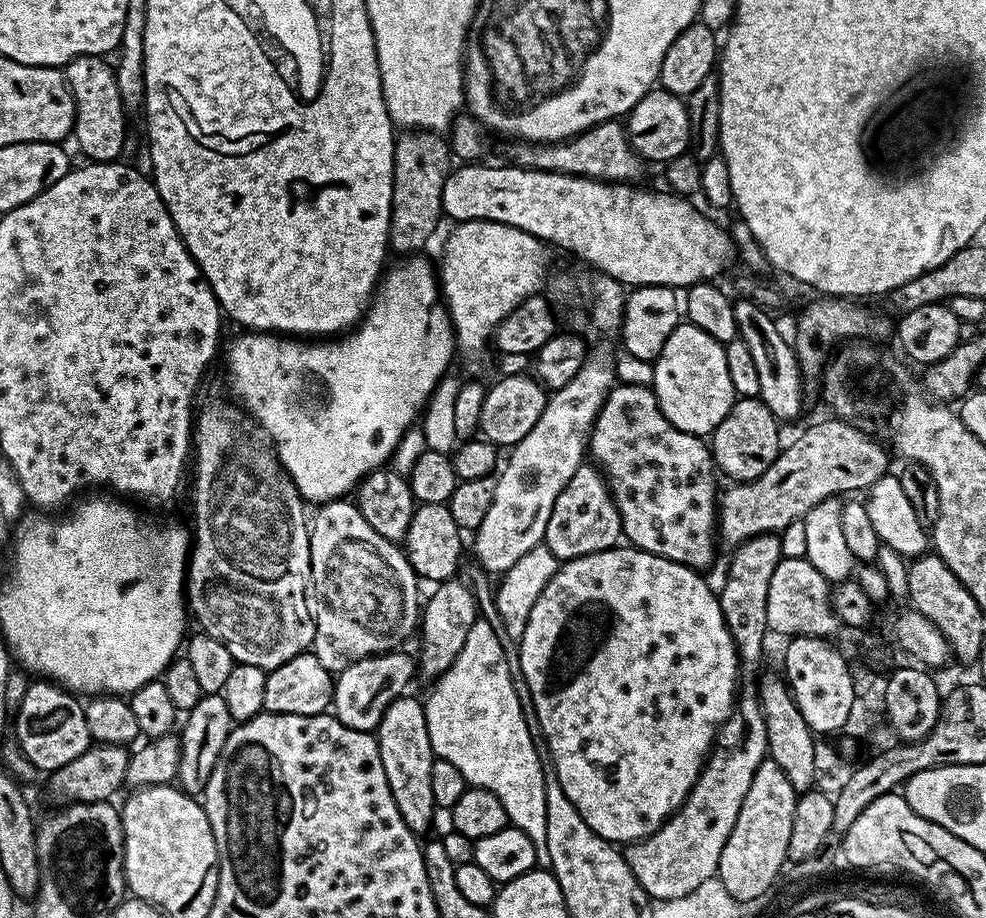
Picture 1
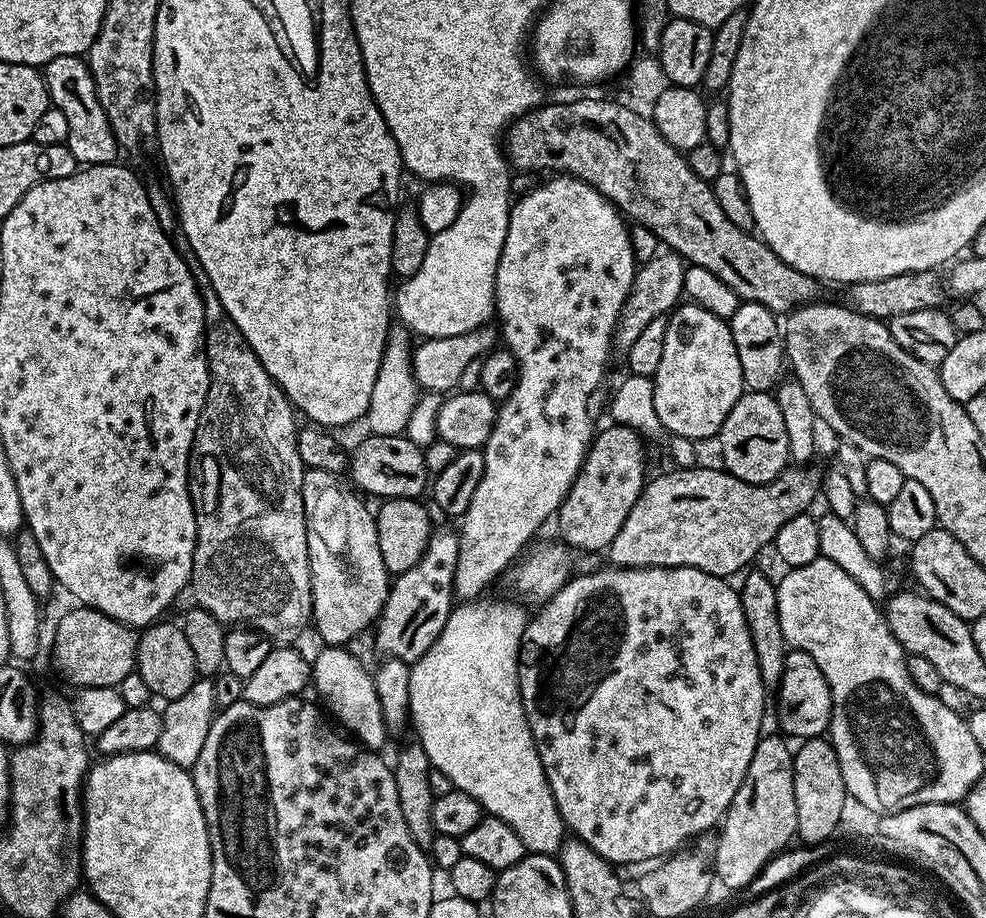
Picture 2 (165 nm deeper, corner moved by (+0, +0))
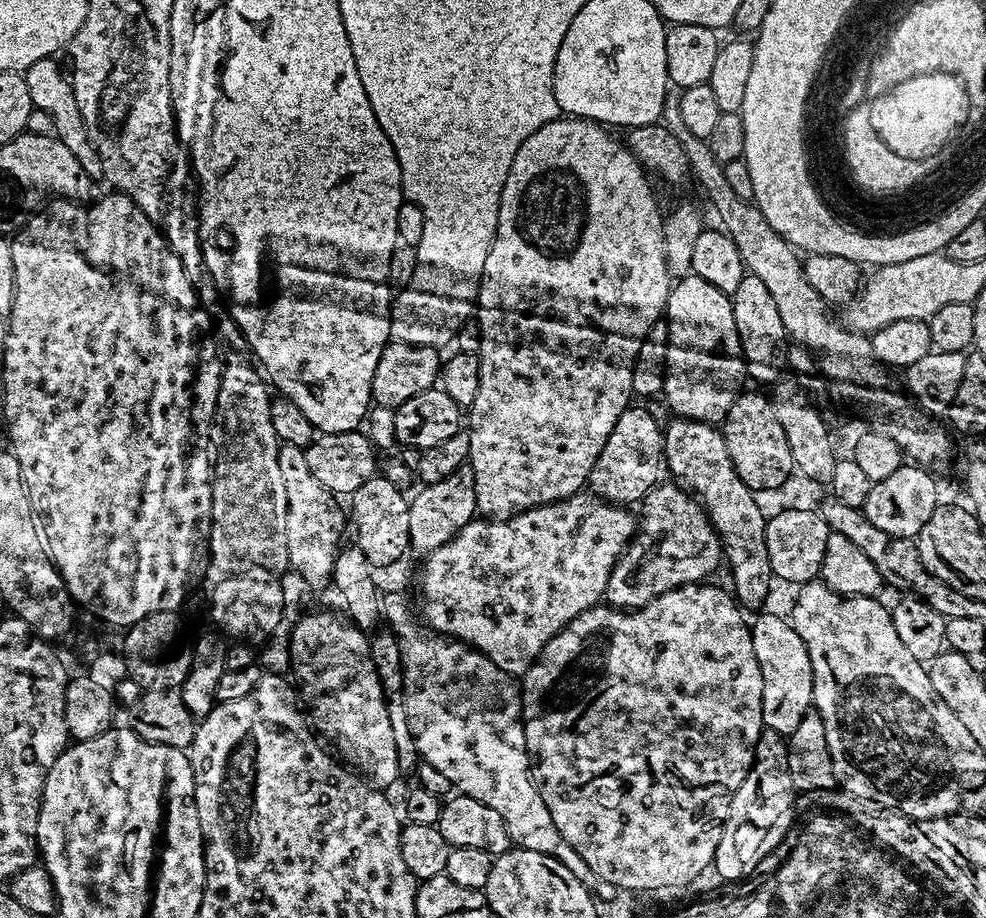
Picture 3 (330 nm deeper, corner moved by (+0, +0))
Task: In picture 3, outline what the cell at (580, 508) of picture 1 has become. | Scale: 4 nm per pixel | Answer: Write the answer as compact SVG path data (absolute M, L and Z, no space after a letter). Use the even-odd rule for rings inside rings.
M629 406L622 414L622 418L614 422L614 430L610 430L610 438L606 438L606 446L602 446L602 454L598 454L590 470L587 487L591 495L607 500L609 504L639 505L661 479L660 468L662 472L663 464L662 424L659 424L646 409Z

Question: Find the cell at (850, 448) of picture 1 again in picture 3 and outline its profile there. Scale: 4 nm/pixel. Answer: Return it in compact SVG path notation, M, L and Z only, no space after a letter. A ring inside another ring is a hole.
M657 483L656 487L644 497L642 507L639 509L641 512L638 512L636 535L632 537L610 574L608 585L604 591L604 600L613 608L621 610L641 608L670 590L681 588L687 584L699 584L707 581L711 577L708 575L719 564L721 567L720 539L714 526L708 520L708 514L704 511L703 504L691 492L681 488L679 484L664 483Z

